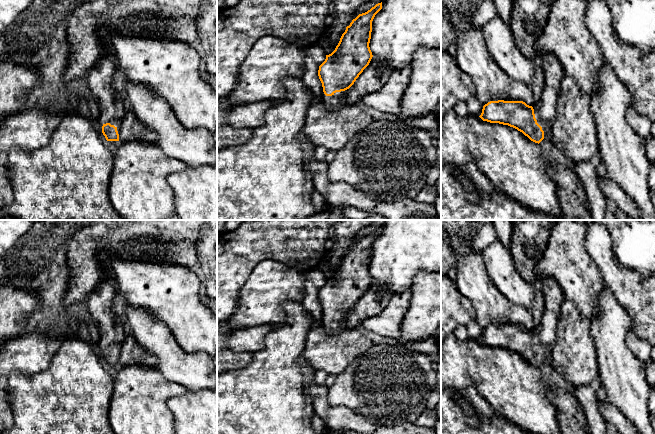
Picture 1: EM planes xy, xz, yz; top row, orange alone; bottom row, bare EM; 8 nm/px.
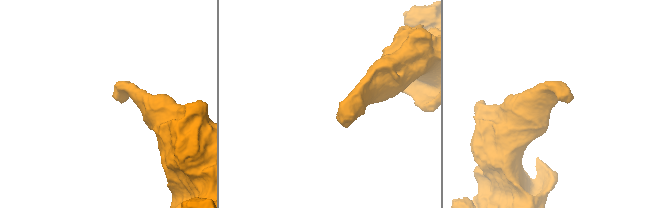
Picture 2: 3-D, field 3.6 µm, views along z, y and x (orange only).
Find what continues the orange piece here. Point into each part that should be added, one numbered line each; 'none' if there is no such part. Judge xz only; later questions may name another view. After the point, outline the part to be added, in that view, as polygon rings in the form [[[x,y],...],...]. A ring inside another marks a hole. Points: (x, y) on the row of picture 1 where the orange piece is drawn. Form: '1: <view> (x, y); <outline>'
1: xz (338, 101); [[[341,91],[332,97],[331,101],[326,100],[324,102],[326,104],[326,108],[330,111],[335,111],[340,108],[343,108],[347,105],[346,103],[346,91]]]

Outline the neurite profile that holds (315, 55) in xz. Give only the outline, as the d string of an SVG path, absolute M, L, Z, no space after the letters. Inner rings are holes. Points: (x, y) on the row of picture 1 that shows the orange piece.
M315 44L306 49L305 69L301 77L303 84L312 92L313 96L323 98L326 98L326 95L323 92L318 70L325 59L326 53L319 45Z

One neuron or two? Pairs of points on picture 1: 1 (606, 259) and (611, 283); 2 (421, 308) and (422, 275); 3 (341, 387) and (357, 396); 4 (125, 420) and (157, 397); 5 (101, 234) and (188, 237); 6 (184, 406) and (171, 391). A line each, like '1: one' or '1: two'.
1: one
2: one
3: one
4: one
5: one
6: two

